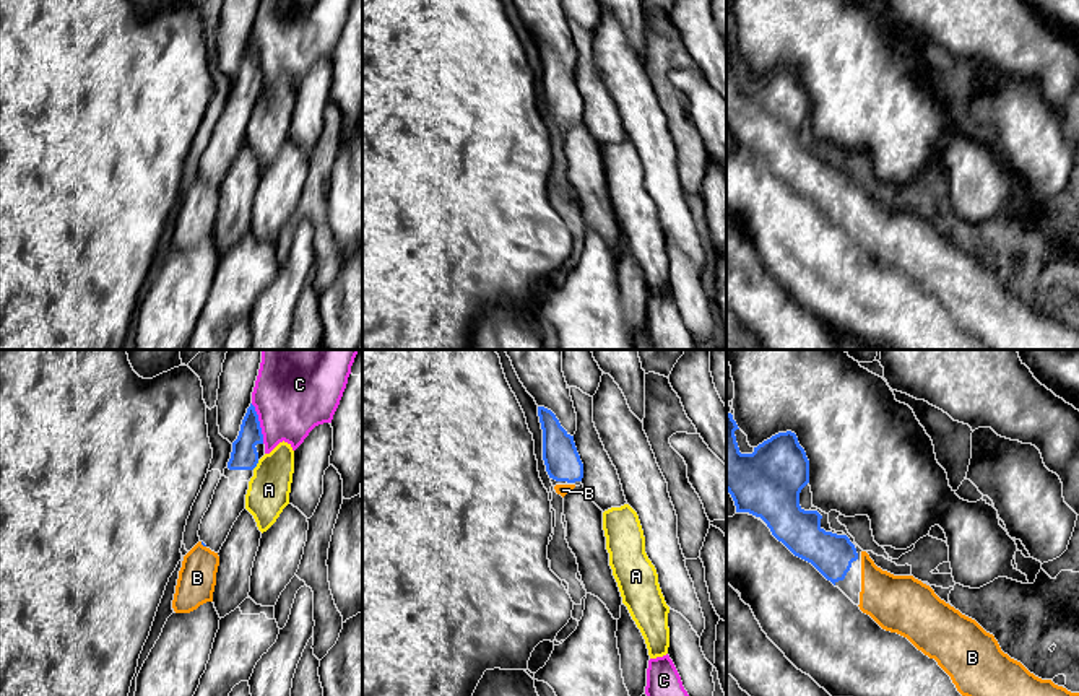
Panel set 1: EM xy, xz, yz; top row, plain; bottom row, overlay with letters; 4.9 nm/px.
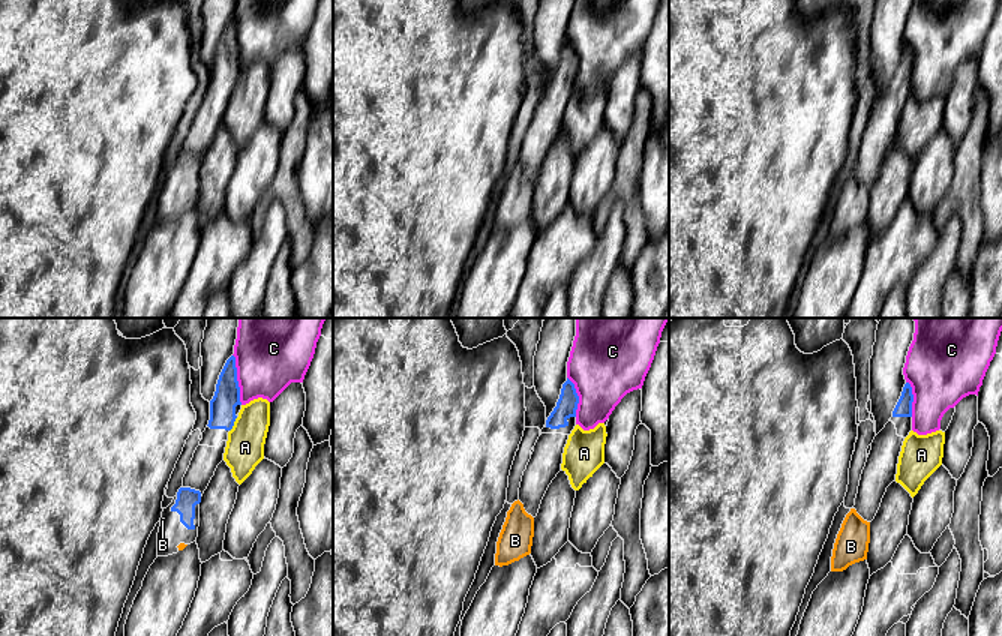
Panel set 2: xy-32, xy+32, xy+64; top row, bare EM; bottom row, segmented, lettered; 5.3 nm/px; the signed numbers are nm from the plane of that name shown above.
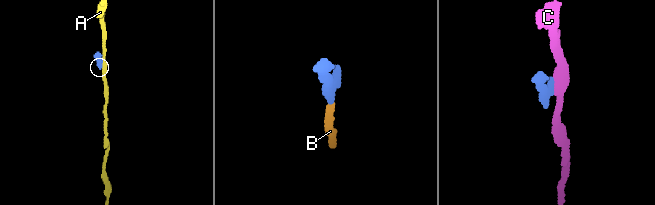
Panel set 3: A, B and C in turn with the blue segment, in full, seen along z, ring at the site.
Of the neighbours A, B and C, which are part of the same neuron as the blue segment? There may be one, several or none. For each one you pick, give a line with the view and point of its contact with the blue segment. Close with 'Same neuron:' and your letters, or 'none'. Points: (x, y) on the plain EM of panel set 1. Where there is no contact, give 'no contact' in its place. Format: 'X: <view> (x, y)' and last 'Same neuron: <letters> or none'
B: xy (203, 181)
Same neuron: B

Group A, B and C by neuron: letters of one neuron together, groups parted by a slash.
A / B / C

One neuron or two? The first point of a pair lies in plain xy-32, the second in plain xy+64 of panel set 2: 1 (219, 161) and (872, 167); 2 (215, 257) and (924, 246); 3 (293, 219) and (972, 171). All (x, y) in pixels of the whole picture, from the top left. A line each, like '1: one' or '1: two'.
1: two
2: one
3: one

